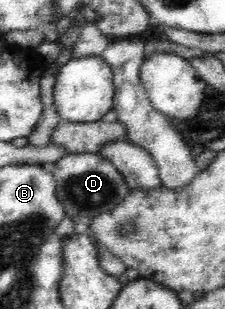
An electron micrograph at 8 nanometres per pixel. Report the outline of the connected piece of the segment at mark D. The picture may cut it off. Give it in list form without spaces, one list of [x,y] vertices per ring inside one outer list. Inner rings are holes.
[[[101,153],[67,154],[49,168],[57,182],[56,194],[63,203],[65,216],[69,218],[86,220],[93,215],[113,210],[131,190],[119,170],[107,158],[101,157]]]

